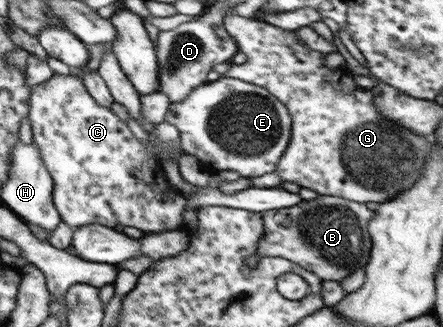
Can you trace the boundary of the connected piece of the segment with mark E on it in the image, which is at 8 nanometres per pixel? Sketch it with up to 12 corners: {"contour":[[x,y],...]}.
{"contour":[[226,76],[172,103],[181,150],[212,174],[276,170],[291,116]]}

